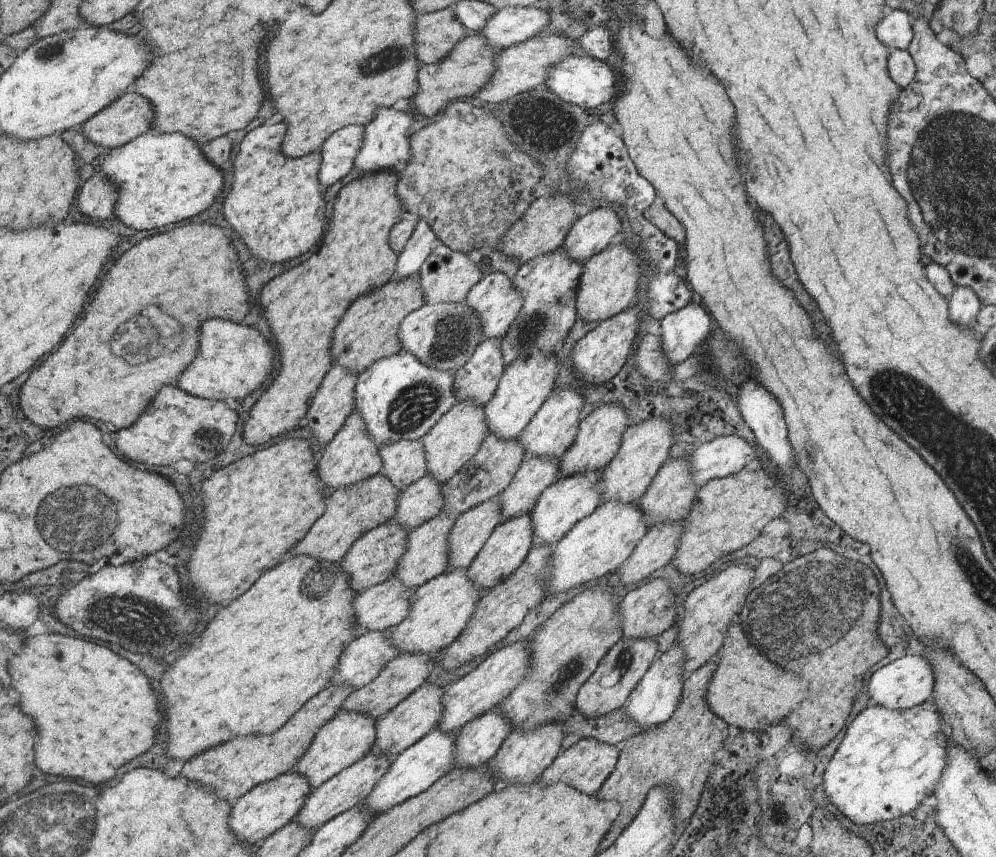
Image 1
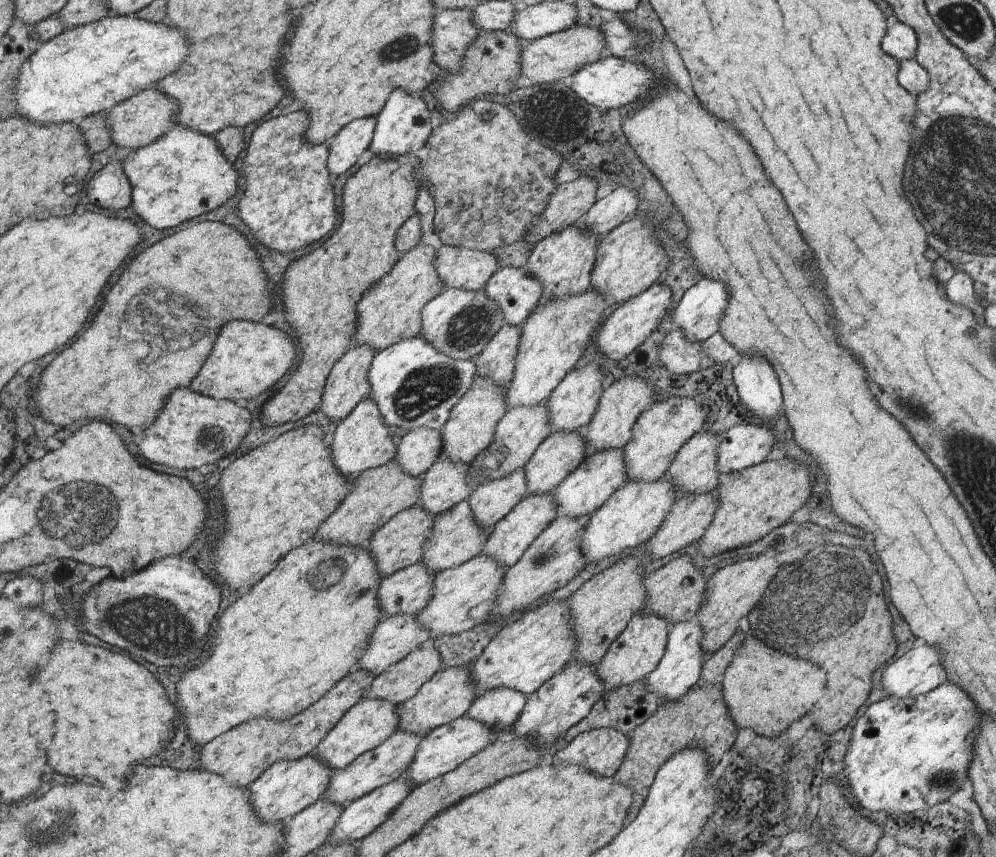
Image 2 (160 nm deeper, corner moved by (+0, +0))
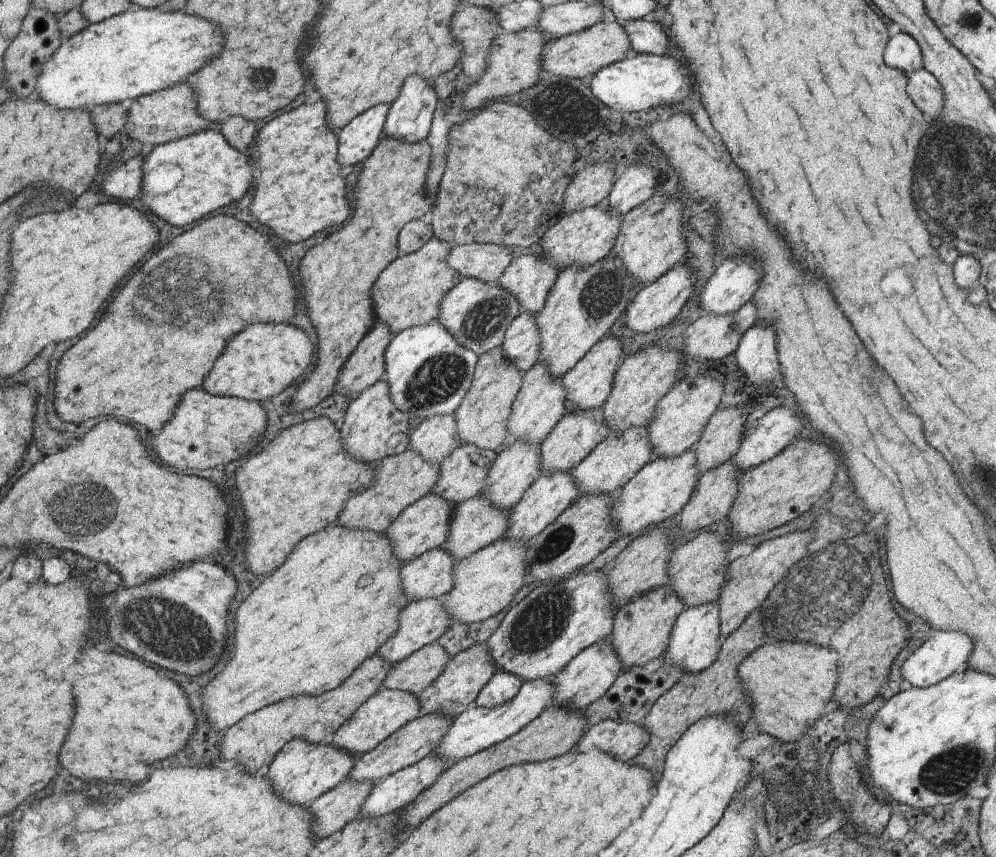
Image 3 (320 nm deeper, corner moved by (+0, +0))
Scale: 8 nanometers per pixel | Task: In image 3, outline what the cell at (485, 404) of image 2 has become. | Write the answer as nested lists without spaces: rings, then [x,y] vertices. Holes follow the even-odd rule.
[[[503,348],[484,352],[479,356],[475,368],[474,383],[467,393],[466,399],[456,408],[455,422],[463,443],[474,444],[476,448],[499,452],[508,441],[508,420],[512,408],[523,387],[524,374],[503,355]]]

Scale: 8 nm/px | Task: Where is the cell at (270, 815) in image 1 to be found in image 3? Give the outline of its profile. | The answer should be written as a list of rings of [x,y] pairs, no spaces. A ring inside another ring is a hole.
[[[292,739],[263,773],[273,782],[275,791],[284,800],[304,807],[348,778],[358,757],[336,748],[332,743],[323,745],[308,742],[306,739]]]

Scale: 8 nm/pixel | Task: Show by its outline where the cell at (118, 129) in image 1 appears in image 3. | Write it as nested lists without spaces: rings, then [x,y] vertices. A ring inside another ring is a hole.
[[[189,82],[178,83],[173,87],[142,95],[127,103],[129,116],[126,129],[128,134],[138,146],[141,146],[146,142],[154,145],[169,143],[206,129],[220,130],[220,124],[215,125],[199,113],[198,100],[199,94]]]

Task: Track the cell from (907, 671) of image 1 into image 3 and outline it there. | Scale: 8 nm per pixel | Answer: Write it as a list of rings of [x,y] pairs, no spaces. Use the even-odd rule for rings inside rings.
[[[938,632],[926,640],[922,645],[915,646],[914,652],[902,662],[900,676],[913,687],[928,688],[948,678],[953,673],[965,669],[966,660],[970,656],[972,640],[964,632]]]

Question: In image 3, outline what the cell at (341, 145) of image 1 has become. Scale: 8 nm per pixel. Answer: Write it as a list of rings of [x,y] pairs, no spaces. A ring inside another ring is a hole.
[[[378,104],[338,130],[338,162],[341,167],[354,166],[372,155],[383,137],[390,109],[388,104]]]

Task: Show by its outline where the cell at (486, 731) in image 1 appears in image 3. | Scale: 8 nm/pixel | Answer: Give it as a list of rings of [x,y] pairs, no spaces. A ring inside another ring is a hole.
[[[497,670],[494,678],[483,688],[474,704],[478,707],[495,707],[507,703],[519,694],[523,681],[514,673]]]

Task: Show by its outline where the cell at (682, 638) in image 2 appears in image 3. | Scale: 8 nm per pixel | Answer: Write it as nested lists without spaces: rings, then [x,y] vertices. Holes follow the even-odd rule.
[[[712,602],[700,606],[685,608],[676,619],[671,630],[670,642],[664,658],[682,667],[686,673],[698,673],[711,666],[718,657],[723,638],[720,636],[720,610],[718,603]]]

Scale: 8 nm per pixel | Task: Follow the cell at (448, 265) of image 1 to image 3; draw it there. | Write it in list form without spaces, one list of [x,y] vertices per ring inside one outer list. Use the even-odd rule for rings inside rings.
[[[468,243],[451,248],[447,264],[462,278],[494,283],[511,265],[512,248],[492,243]]]

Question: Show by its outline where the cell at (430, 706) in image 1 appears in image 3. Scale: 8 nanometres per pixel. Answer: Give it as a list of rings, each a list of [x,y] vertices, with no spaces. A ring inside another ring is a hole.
[[[476,643],[466,650],[458,652],[451,657],[446,670],[442,672],[439,678],[430,687],[426,687],[418,694],[422,705],[422,714],[440,711],[441,713],[458,716],[462,711],[470,708],[470,704],[474,704],[477,696],[482,694],[483,688],[494,678],[497,670],[495,659],[491,655],[487,643]]]

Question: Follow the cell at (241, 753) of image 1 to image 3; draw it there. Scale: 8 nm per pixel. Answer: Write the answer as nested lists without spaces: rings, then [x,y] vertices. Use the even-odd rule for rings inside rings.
[[[372,655],[370,659],[365,661],[342,683],[339,687],[333,688],[331,691],[323,692],[318,696],[298,695],[279,700],[274,704],[261,708],[259,711],[253,712],[246,716],[239,723],[233,724],[223,733],[223,739],[218,744],[220,757],[224,760],[240,760],[240,765],[244,766],[244,770],[248,773],[262,773],[274,762],[275,756],[283,750],[288,742],[292,739],[306,739],[308,742],[329,745],[335,739],[336,731],[367,702],[379,690],[382,689],[384,679],[390,675],[391,668],[394,666],[389,660],[382,655]]]

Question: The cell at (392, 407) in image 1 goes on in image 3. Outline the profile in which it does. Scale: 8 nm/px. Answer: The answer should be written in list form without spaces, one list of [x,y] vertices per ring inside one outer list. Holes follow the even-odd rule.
[[[435,319],[426,326],[412,327],[394,337],[387,348],[386,374],[383,379],[387,381],[391,400],[395,402],[396,408],[409,417],[420,416],[424,422],[434,419],[437,415],[452,416],[455,413],[456,408],[460,407],[472,388],[478,361],[478,355],[460,345],[456,338],[438,322],[438,319]]]

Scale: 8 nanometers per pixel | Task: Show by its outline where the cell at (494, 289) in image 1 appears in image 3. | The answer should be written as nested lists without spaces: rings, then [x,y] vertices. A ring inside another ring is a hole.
[[[525,252],[511,261],[510,267],[504,272],[503,276],[500,276],[496,284],[500,288],[506,289],[512,296],[518,297],[519,304],[524,312],[536,316],[544,308],[544,302],[546,302],[546,298],[558,276],[559,272],[543,254],[535,255]]]

